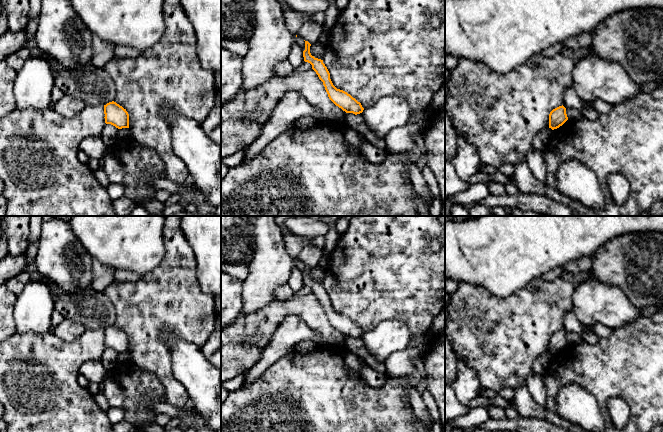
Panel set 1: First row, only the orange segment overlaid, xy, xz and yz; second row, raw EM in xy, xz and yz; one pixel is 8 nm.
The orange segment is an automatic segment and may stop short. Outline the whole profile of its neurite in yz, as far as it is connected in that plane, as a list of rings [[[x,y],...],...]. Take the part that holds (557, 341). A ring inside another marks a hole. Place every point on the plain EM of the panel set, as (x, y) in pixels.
[[[562,329],[553,333],[549,338],[549,352],[559,352],[568,344],[566,332]]]

